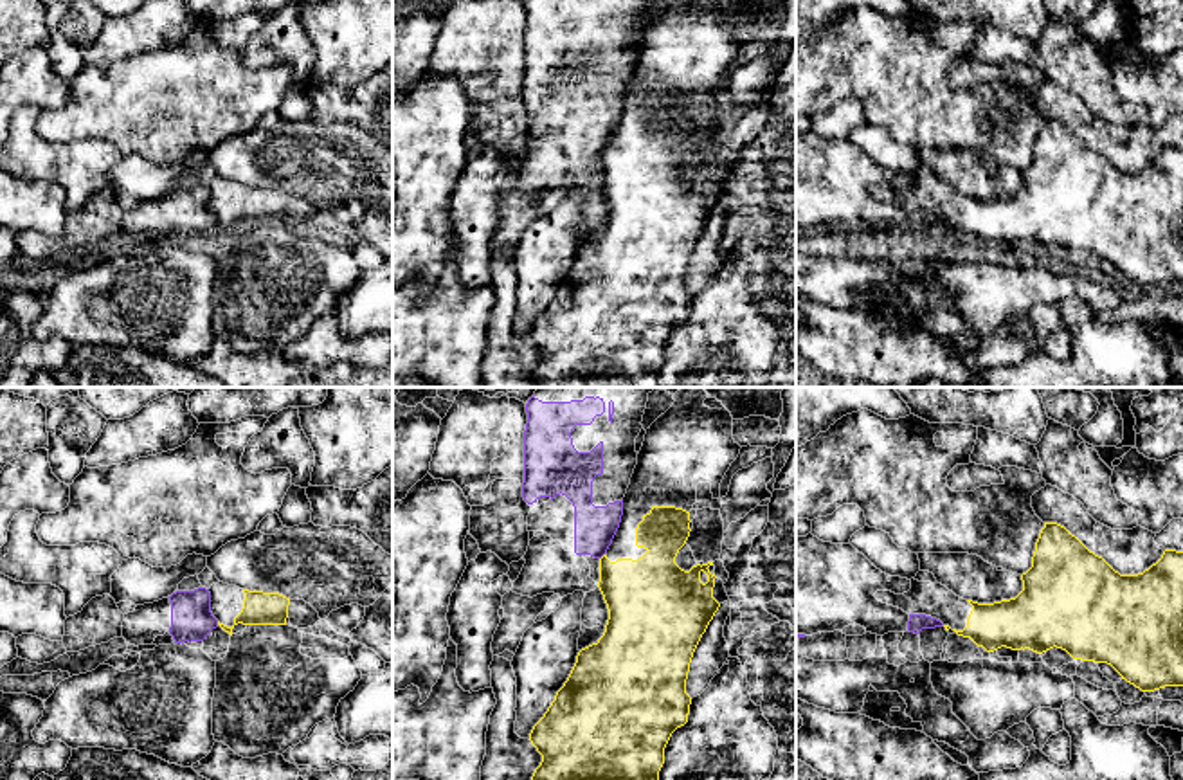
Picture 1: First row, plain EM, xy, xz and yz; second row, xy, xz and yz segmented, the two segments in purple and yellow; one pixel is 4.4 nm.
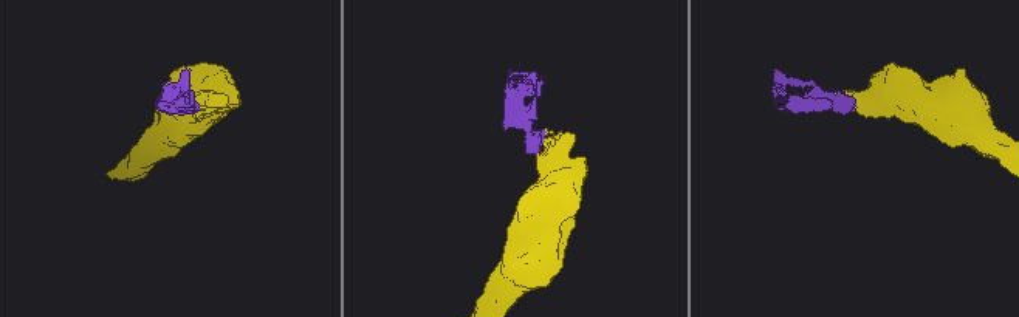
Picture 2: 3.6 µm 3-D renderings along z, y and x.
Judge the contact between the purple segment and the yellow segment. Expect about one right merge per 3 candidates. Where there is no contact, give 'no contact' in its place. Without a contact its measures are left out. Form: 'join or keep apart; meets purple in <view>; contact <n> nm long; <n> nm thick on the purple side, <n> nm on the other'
keep apart; meets purple in xz; contact 40 nm long; 190 nm thick on the purple side, 320 nm on the other

